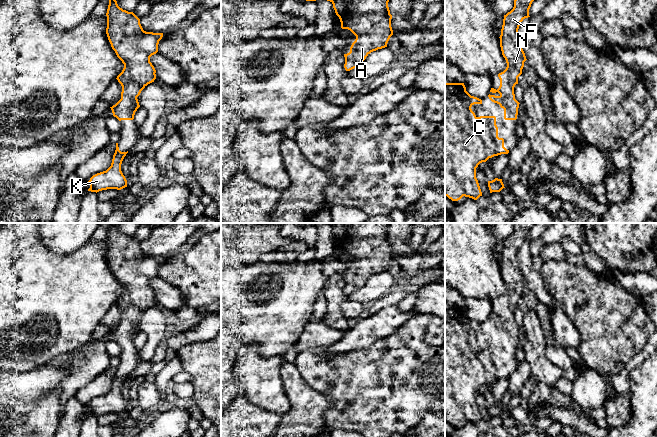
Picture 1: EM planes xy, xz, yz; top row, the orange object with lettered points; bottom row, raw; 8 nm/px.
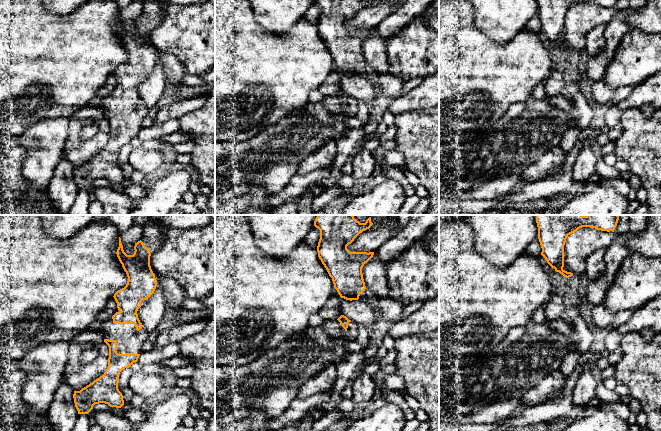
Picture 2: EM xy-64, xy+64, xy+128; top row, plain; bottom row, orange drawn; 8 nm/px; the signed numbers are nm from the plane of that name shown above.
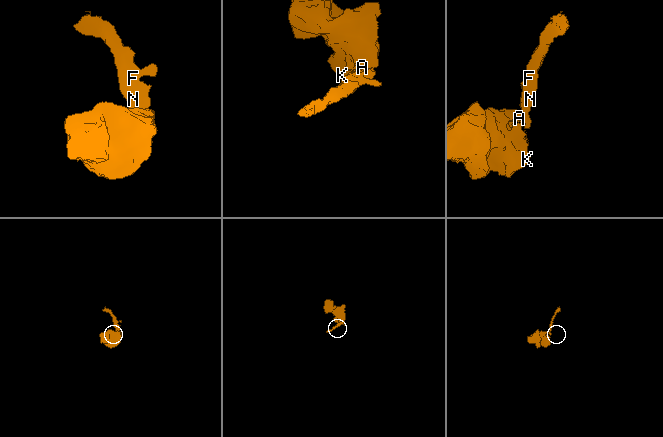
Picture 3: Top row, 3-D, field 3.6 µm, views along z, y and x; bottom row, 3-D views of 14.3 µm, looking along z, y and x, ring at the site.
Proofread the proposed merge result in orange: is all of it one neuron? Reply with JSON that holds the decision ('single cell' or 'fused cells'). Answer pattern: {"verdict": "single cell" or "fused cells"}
{"verdict": "single cell"}

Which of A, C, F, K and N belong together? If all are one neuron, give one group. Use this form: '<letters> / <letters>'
A C F K N

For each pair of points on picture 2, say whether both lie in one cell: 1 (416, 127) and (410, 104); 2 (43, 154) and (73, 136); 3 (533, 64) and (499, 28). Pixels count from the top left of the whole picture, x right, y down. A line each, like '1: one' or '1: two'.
1: two
2: two
3: two

